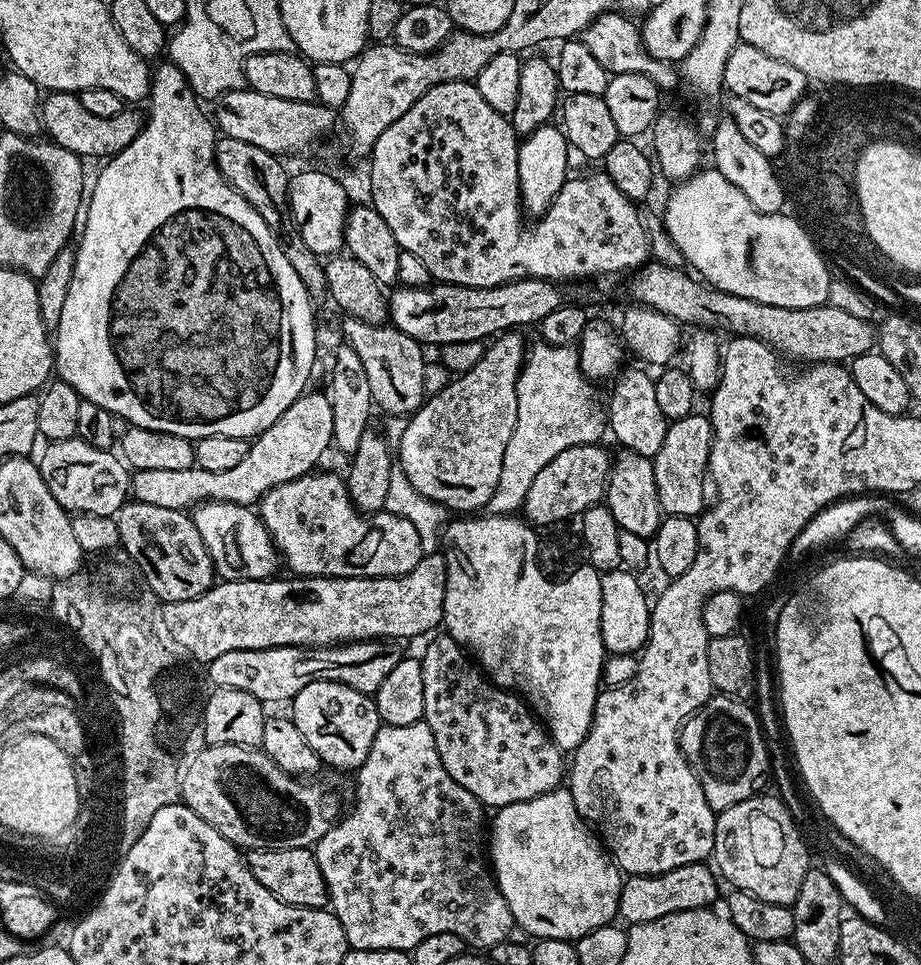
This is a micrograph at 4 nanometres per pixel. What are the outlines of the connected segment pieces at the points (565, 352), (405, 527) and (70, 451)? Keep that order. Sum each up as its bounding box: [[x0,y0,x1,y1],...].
[[486,342,606,516],[258,470,425,576],[38,438,130,517]]

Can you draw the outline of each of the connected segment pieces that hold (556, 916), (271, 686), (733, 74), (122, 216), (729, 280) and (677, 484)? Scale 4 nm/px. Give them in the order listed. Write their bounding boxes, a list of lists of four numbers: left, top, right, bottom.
[[490,787,622,941],[206,640,402,702],[724,43,810,118],[54,63,316,441],[663,166,834,308],[652,412,712,517]]

